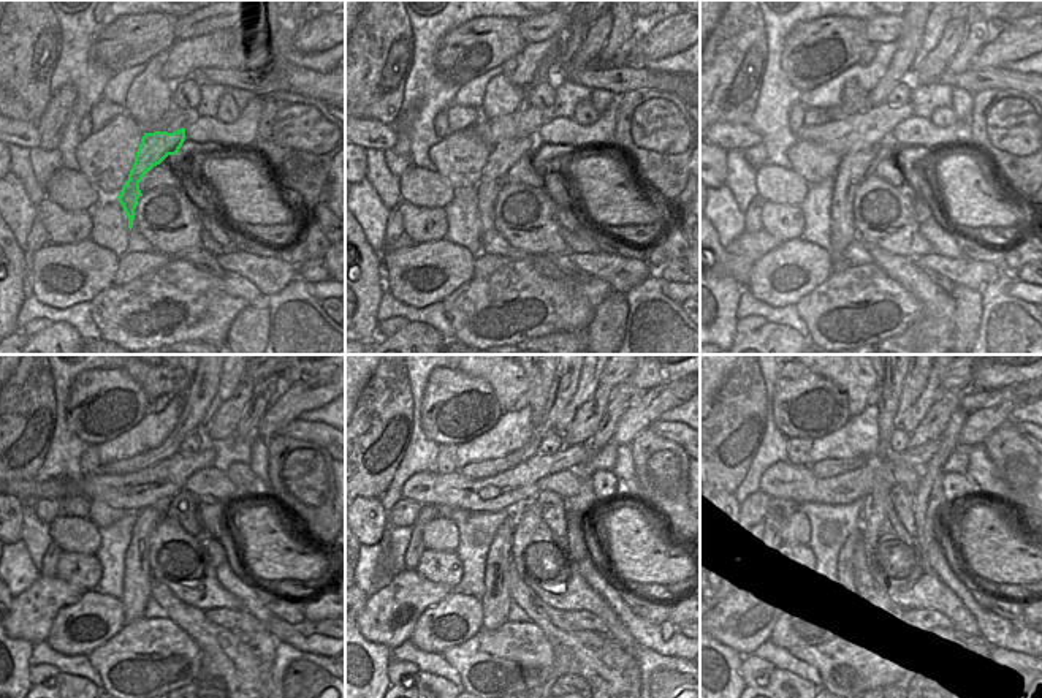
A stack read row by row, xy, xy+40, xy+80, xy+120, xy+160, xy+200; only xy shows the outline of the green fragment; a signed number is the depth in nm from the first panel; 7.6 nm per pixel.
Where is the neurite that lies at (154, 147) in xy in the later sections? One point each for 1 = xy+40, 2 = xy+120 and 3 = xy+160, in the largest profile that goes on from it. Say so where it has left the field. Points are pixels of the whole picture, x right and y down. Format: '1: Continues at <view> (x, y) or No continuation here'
1: Continues at xy+40 (505, 154)
2: Continues at xy+120 (148, 519)
3: Continues at xy+160 (493, 618)

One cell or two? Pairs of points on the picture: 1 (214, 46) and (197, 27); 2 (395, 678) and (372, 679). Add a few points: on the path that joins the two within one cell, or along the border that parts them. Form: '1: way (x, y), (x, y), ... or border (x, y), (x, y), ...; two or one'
1: border (233, 29), (217, 29), (176, 40); two
2: border (391, 659), (387, 668), (388, 681); two

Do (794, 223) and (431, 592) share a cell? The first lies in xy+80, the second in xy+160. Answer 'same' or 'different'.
different

